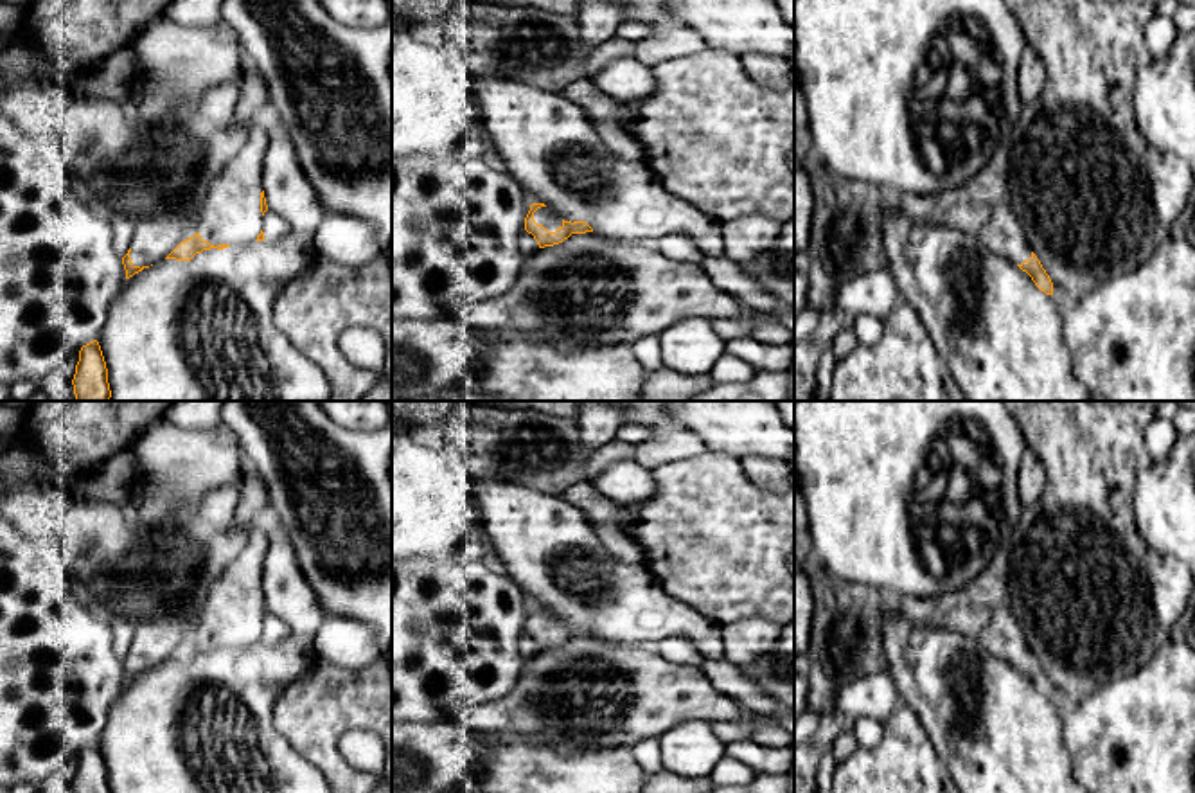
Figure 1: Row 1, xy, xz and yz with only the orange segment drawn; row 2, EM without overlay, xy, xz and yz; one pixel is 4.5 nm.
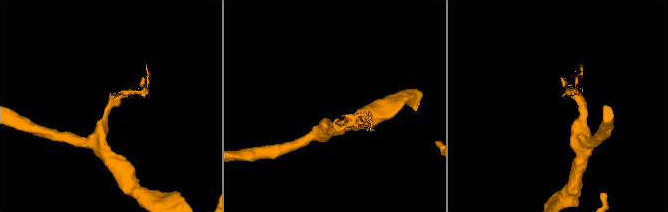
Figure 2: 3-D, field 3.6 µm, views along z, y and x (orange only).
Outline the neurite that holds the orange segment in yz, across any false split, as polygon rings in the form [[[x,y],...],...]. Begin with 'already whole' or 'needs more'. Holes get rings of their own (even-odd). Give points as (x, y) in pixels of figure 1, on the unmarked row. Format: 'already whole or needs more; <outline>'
needs more; [[[1010,597],[996,608],[992,620],[978,637],[978,642],[990,655],[1015,665],[1031,680],[1040,694],[1053,698],[1053,685],[1024,640],[1021,624],[1012,613]]]

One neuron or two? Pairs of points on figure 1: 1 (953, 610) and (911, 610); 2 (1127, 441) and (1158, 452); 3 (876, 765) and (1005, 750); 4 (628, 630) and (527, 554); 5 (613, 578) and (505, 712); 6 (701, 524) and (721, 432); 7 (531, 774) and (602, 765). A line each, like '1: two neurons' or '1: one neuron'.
1: one neuron
2: two neurons
3: two neurons
4: one neuron
5: two neurons
6: two neurons
7: one neuron

